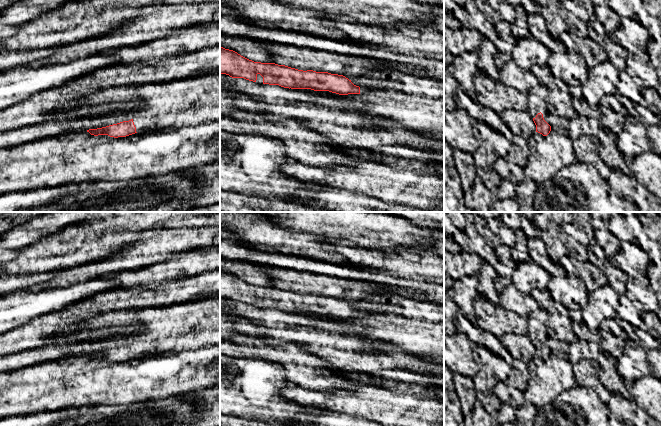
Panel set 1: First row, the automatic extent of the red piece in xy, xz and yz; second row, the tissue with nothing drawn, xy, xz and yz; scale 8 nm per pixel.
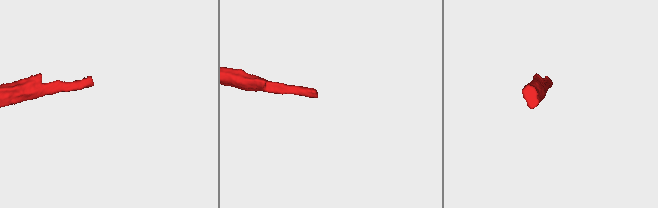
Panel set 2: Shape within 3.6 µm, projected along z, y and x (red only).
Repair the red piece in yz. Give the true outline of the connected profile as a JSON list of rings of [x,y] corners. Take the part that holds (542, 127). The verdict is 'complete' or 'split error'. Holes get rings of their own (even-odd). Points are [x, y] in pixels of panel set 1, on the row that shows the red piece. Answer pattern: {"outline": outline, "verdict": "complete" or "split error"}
{"outline": [[[532,100],[527,111],[533,118],[536,125],[536,132],[542,134],[543,136],[547,136],[551,131],[551,126],[544,120],[539,103]]], "verdict": "split error"}

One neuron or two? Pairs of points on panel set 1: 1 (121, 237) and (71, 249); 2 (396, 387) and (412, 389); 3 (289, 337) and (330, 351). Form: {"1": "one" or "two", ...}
{"1": "one", "2": "one", "3": "one"}

